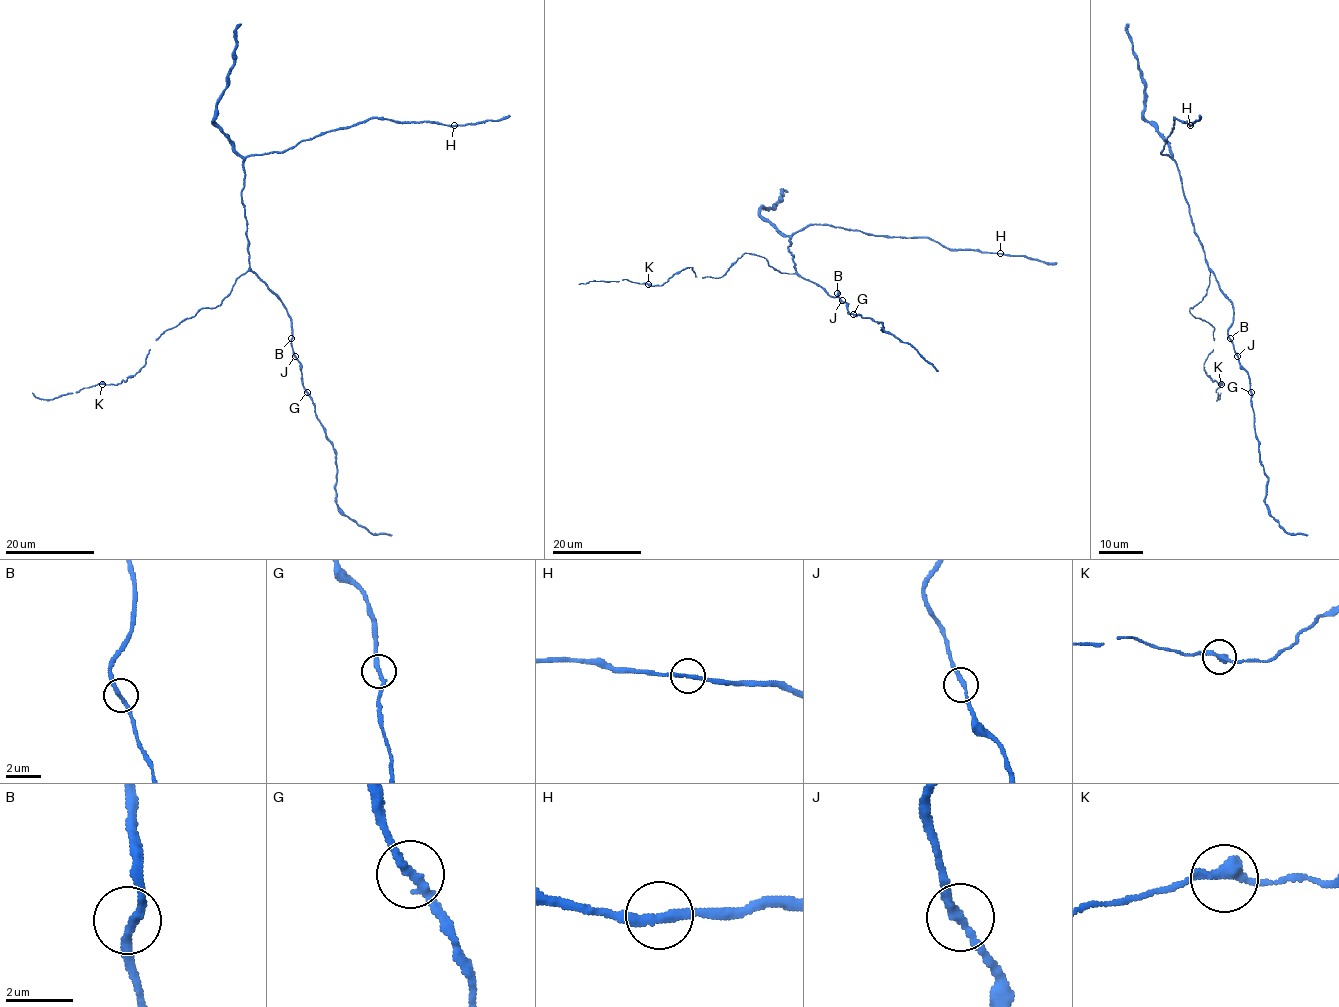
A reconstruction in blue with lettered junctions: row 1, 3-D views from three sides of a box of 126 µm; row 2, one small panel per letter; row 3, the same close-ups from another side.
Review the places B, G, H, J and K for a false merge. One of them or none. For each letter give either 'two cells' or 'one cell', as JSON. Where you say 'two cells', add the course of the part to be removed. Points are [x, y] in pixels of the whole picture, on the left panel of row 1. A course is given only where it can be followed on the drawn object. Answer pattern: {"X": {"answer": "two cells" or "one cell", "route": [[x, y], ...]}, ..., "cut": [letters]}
{"B": {"answer": "one cell"}, "G": {"answer": "one cell"}, "H": {"answer": "one cell"}, "J": {"answer": "one cell"}, "K": {"answer": "one cell"}, "cut": []}

